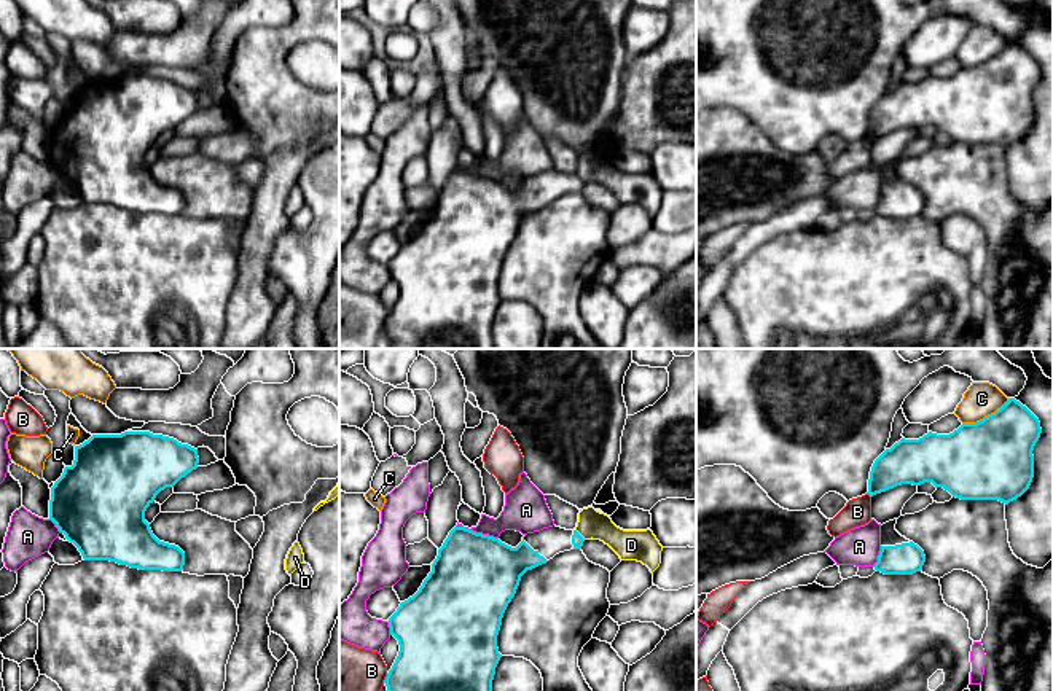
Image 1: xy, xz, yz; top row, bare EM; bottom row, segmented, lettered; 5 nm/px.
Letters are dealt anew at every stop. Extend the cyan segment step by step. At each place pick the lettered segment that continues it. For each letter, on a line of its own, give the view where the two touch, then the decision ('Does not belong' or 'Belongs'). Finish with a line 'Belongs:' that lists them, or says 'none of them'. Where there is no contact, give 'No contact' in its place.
A: Touches cyan in xz. Does not belong
B: Touches cyan in xz. Does not belong
C: Touches cyan in yz. Does not belong
D: Touches cyan in xz. Does not belong
Belongs: none of them

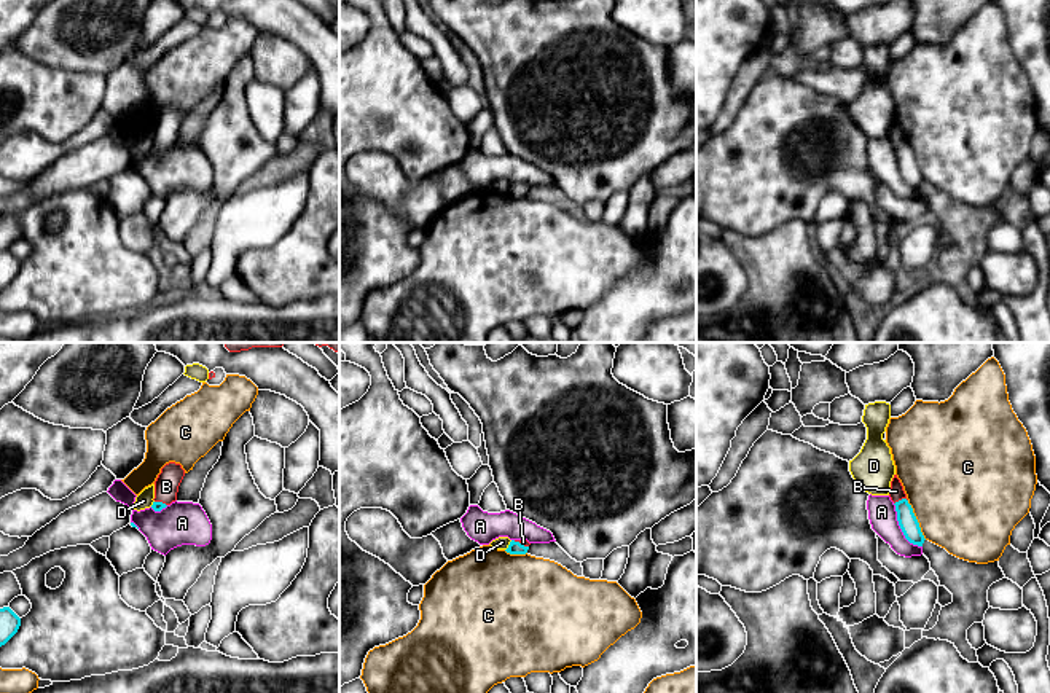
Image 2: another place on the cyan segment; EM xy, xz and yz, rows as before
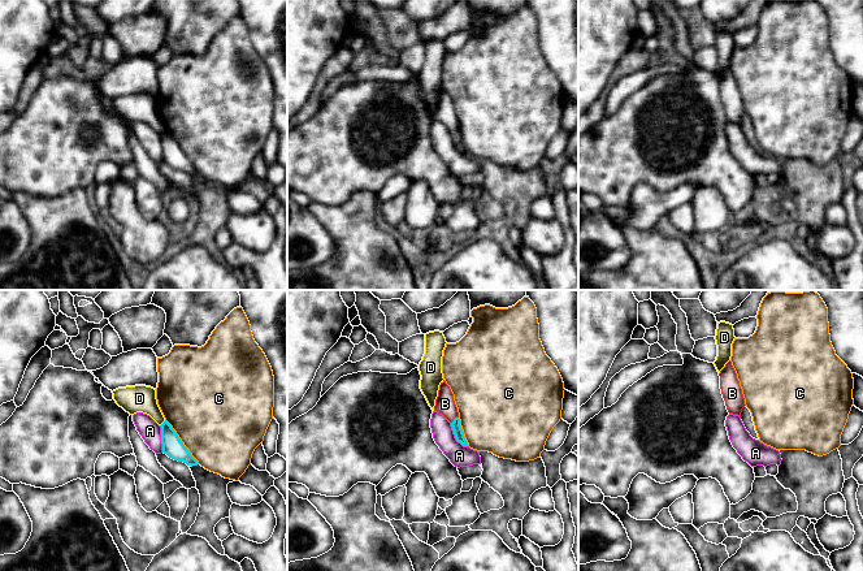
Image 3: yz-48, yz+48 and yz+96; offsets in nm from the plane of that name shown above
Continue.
A: Touches cyan in yz. Does not belong
B: Touches cyan in yz. Belongs
C: Touches cyan in yz. Does not belong
D: Touches cyan in xz. Does not belong
Belongs: B

